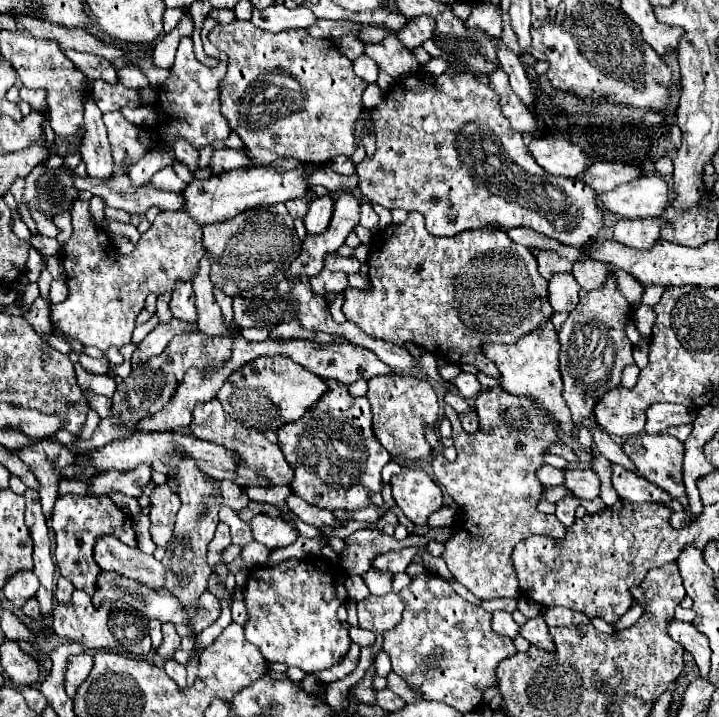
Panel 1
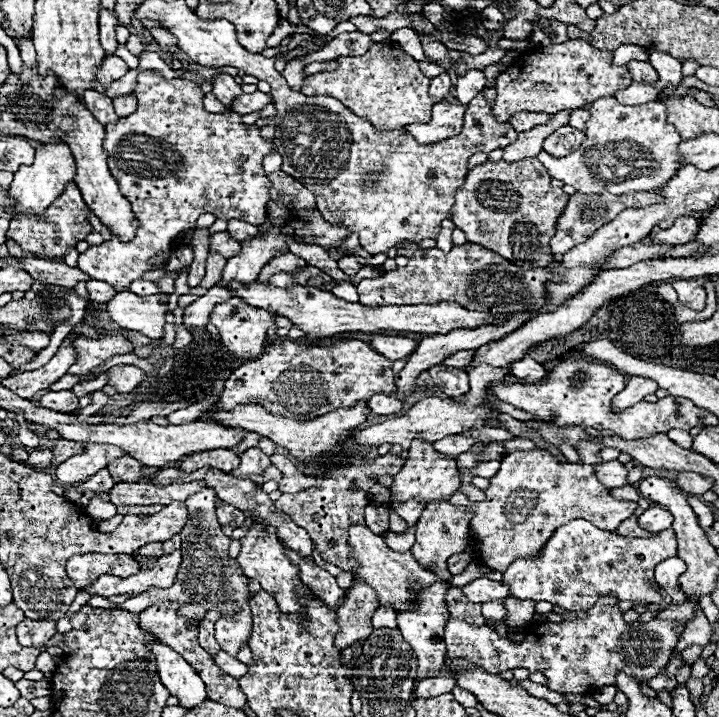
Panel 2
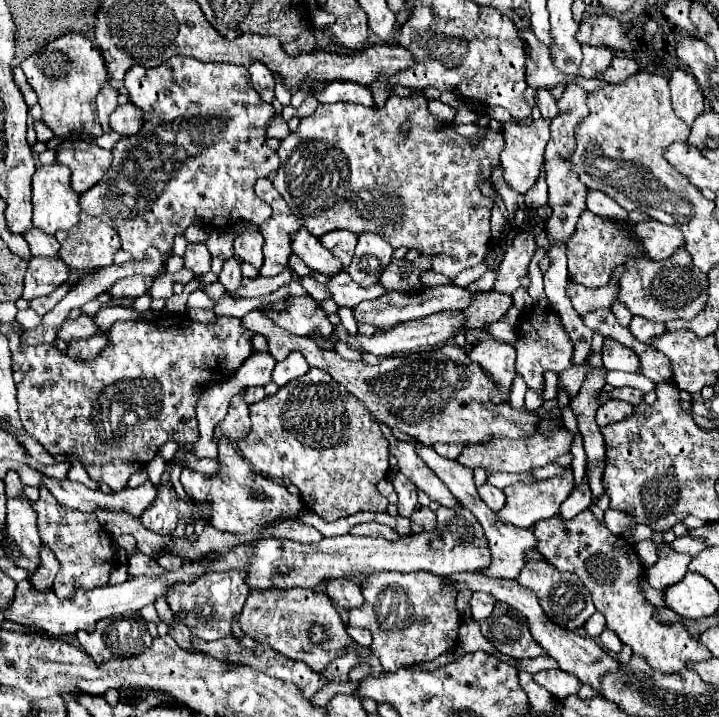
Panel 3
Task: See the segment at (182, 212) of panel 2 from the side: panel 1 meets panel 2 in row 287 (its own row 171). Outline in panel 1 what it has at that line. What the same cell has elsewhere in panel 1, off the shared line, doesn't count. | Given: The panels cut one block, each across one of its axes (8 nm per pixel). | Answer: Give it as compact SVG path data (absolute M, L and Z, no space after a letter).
M110 112L102 118L112 144L114 170L116 174L128 174L128 170L146 156L146 146L140 144L140 128L128 122L120 112Z

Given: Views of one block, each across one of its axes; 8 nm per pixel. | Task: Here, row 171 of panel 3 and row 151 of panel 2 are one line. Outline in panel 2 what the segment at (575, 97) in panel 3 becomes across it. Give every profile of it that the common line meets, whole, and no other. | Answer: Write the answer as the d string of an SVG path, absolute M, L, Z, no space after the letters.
M562 126L560 130L556 130L554 134L550 134L546 140L544 140L544 150L552 156L566 156L570 154L572 150L580 148L584 140L584 132L582 130L576 130L572 126Z

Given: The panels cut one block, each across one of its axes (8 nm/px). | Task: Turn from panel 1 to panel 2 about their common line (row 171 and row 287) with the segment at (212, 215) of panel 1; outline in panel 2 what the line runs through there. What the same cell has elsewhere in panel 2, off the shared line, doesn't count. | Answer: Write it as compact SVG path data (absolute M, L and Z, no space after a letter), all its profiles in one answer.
M230 282L234 296L244 298L252 306L270 306L274 310L284 310L284 316L290 318L308 338L330 338L342 332L364 332L376 334L378 330L394 330L394 332L418 332L418 334L448 334L454 328L474 328L480 324L500 324L502 318L494 314L466 310L456 302L438 302L438 304L412 304L412 306L378 306L368 308L356 302L346 302L336 298L332 292L324 292L312 286L290 286L276 288L268 282L258 284L252 282L242 286L238 282Z

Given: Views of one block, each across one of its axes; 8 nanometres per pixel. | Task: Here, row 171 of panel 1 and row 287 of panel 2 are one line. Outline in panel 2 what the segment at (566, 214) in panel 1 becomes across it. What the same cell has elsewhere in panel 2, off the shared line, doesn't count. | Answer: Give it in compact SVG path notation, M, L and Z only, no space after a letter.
M466 242L462 246L452 246L448 254L438 248L418 248L408 266L384 272L378 278L366 278L356 288L360 294L360 304L364 306L460 302L460 306L468 306L468 310L488 310L488 314L504 314L544 306L544 288L548 280L552 280L552 272L548 268L526 271L480 244Z

